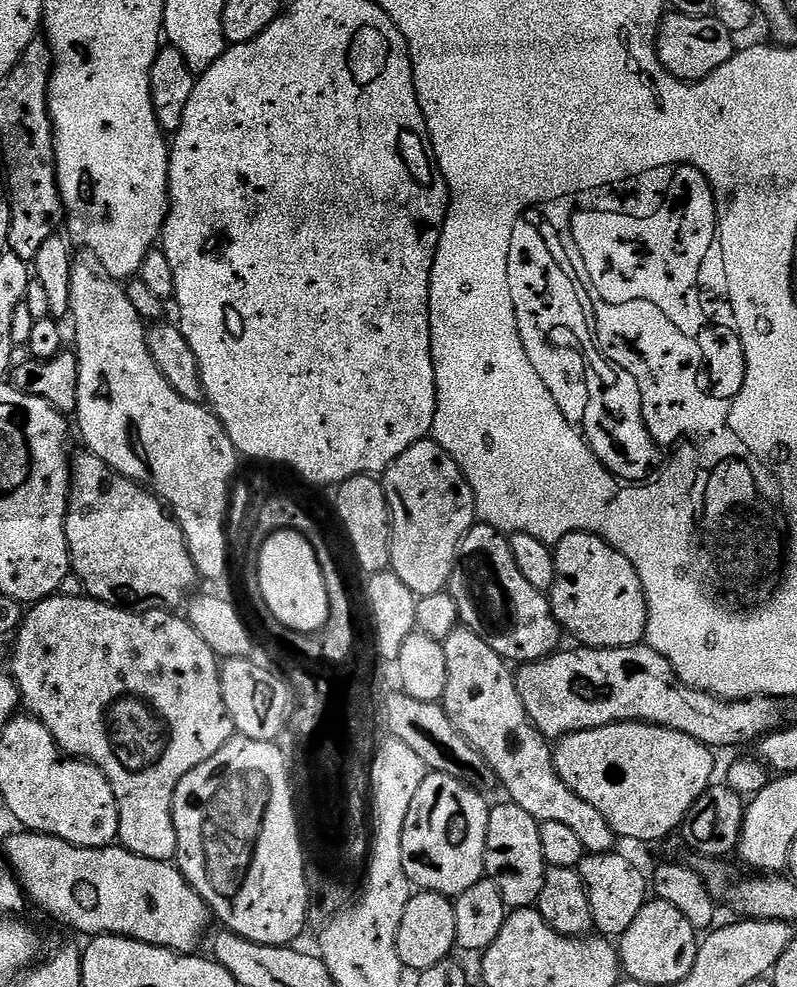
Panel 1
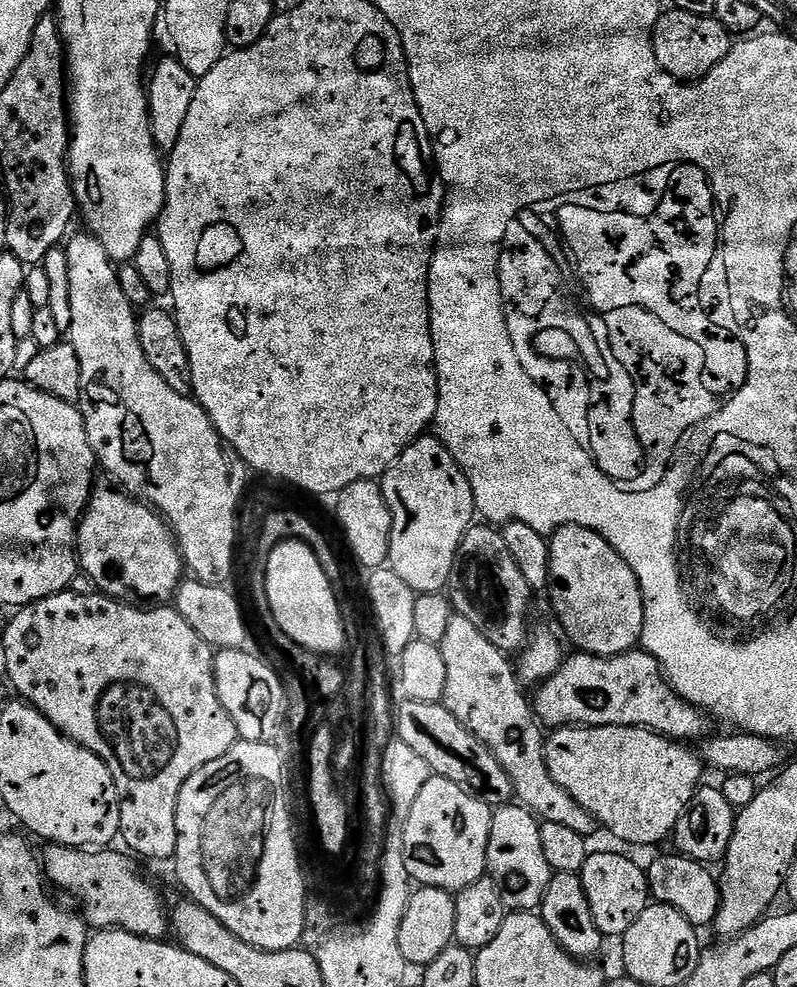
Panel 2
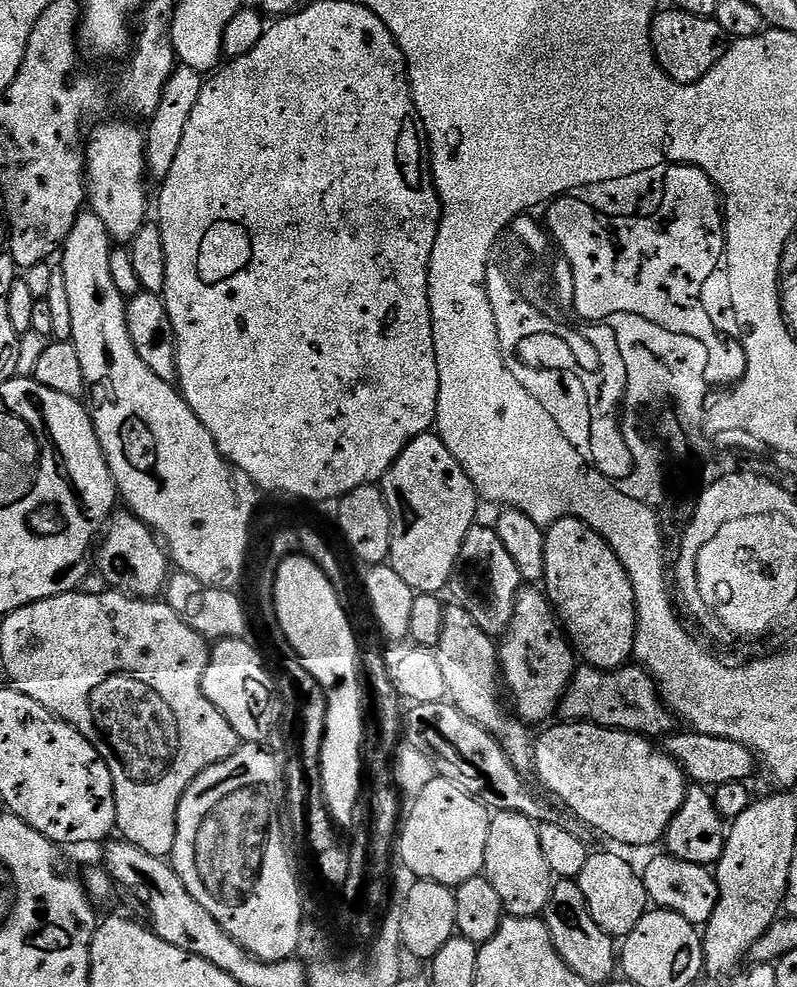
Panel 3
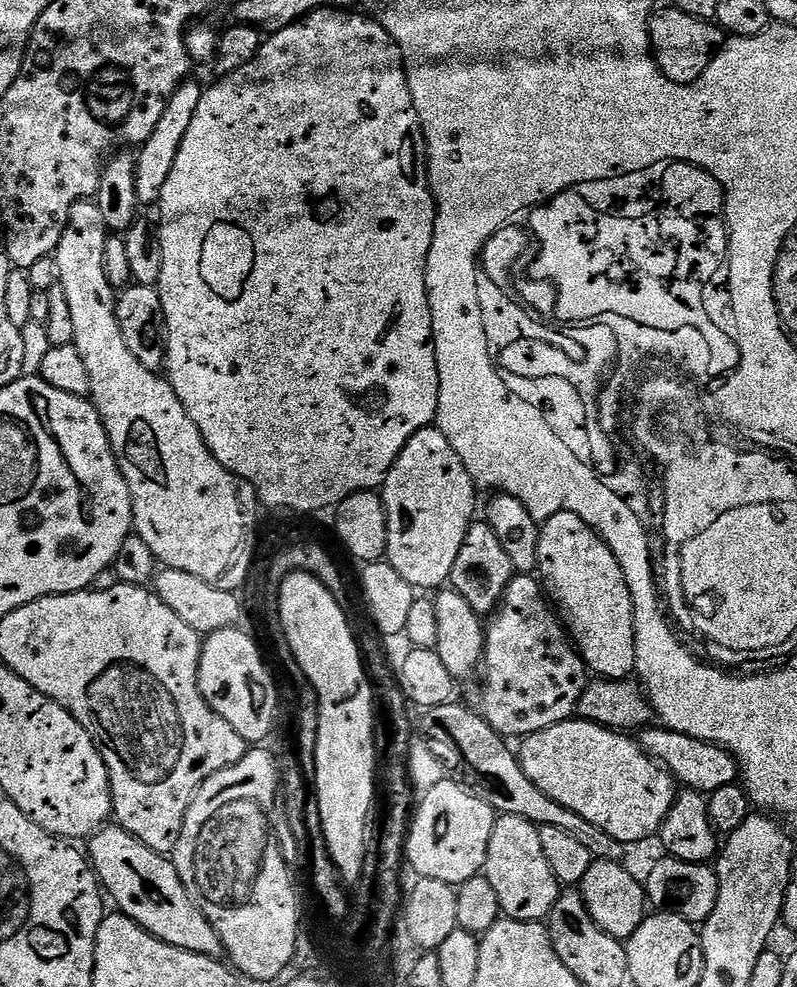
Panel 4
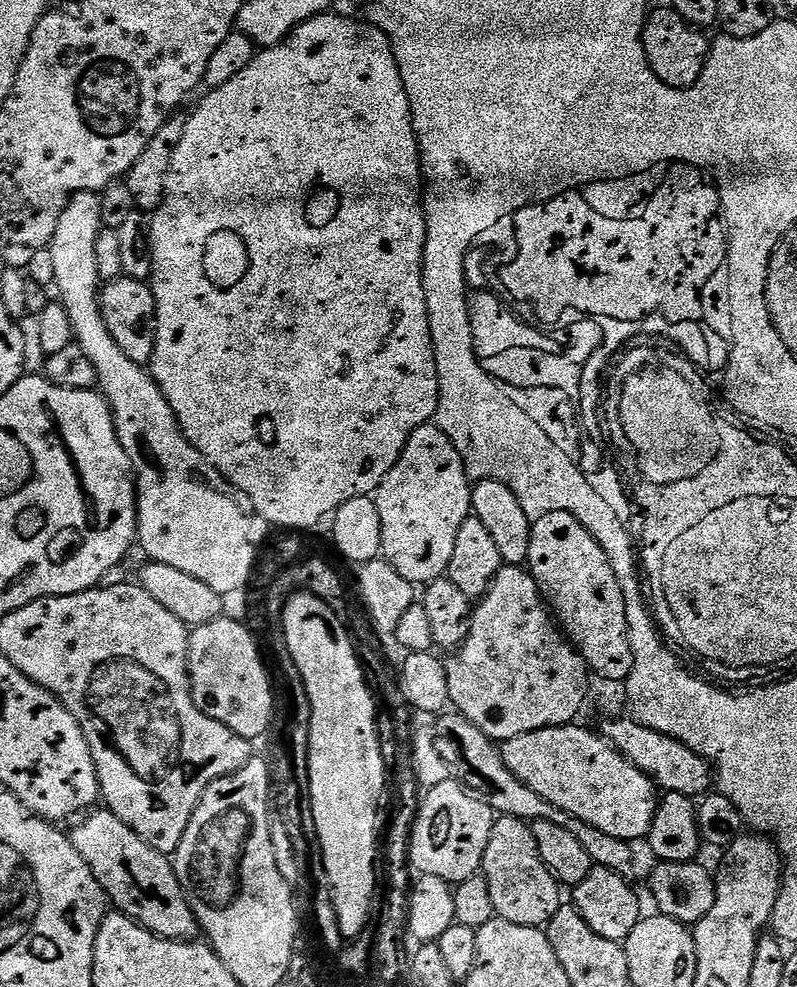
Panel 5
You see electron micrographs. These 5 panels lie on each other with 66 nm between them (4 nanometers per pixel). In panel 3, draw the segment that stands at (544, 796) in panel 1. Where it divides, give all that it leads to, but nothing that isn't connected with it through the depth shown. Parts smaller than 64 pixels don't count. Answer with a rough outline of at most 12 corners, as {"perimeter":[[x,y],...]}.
{"perimeter":[[460,604],[434,651],[448,696],[531,773],[536,736],[502,696],[497,641]]}

